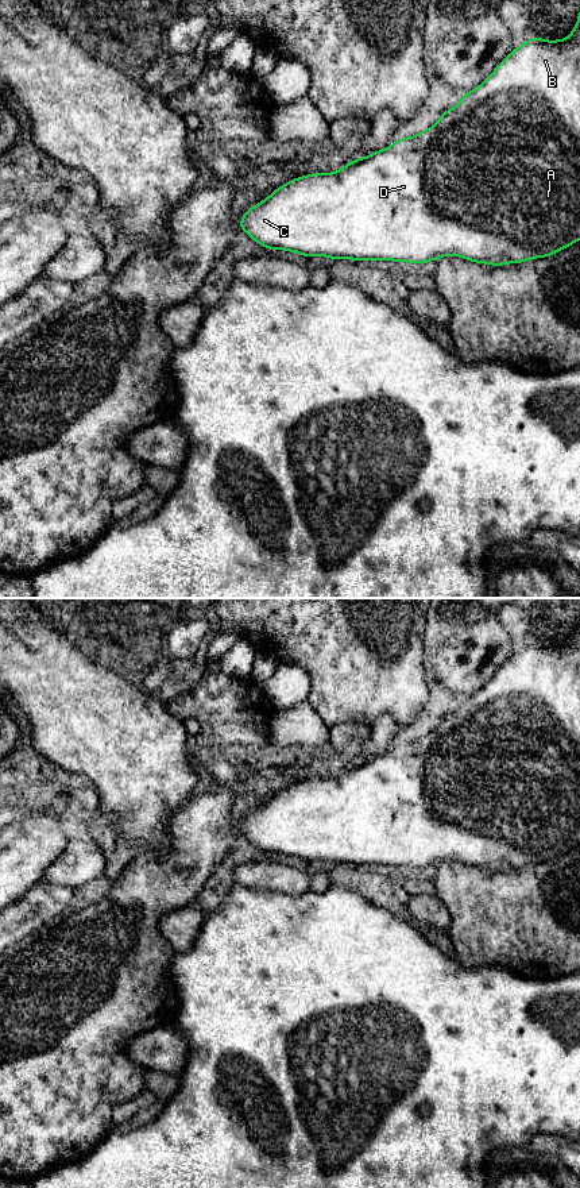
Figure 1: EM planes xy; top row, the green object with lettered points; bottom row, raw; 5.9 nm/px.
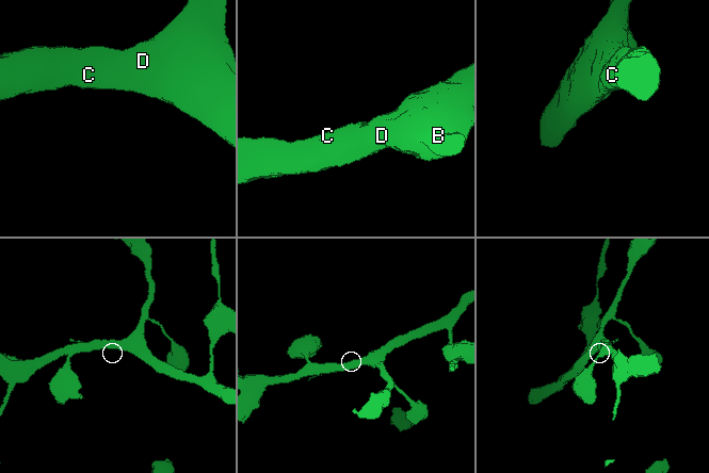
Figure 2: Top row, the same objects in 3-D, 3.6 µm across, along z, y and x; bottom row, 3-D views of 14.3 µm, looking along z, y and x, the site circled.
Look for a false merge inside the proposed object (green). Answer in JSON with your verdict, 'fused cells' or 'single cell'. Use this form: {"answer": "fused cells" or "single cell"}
{"answer": "single cell"}

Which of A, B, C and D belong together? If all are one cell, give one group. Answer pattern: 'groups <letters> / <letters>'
groups A B C D

